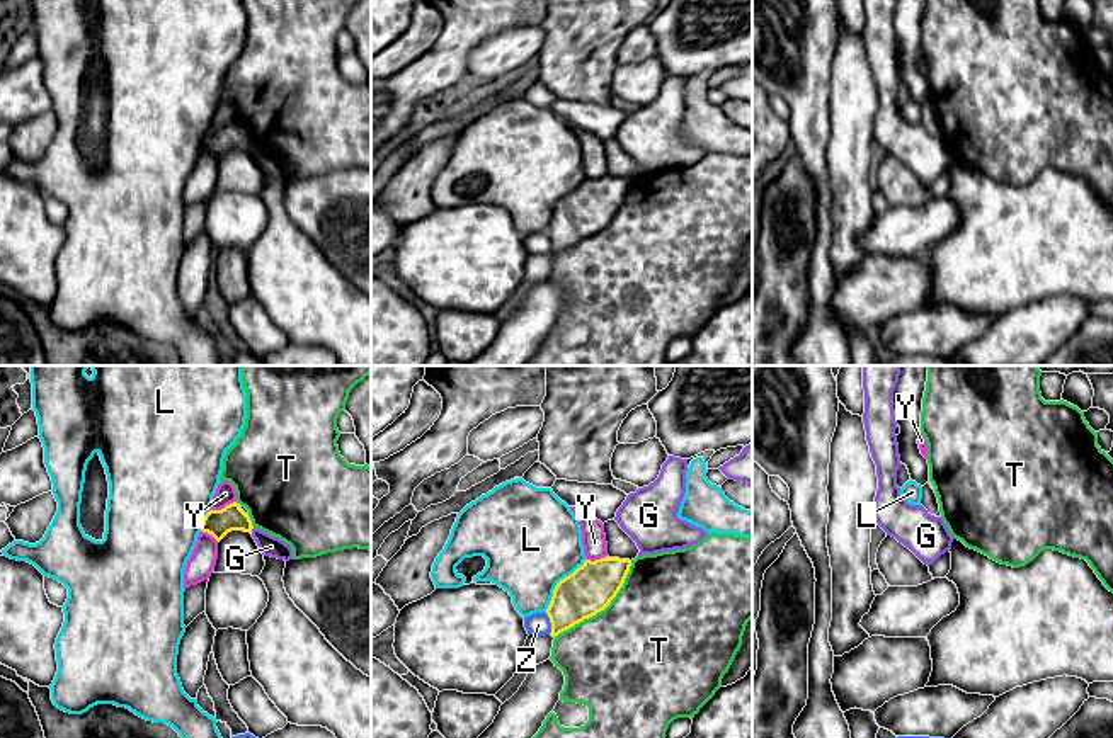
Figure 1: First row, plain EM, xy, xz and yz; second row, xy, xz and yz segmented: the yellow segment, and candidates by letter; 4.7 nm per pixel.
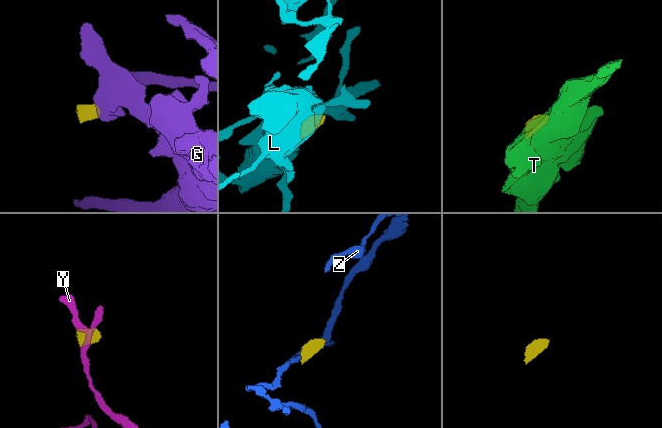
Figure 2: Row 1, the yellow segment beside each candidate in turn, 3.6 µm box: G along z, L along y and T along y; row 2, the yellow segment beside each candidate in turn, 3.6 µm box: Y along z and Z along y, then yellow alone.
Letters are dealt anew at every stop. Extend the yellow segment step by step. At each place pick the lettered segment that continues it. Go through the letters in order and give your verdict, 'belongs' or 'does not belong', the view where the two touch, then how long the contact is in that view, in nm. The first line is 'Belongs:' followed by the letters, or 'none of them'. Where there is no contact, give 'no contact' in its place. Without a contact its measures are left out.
Belongs: none of them
G: does not belong; contact in xy; length 40 nm
L: does not belong; contact in xz; length 320 nm
T: does not belong; contact in xz; length 500 nm
Y: does not belong; contact in xy; length 140 nm
Z: does not belong; contact in xz; length 110 nm

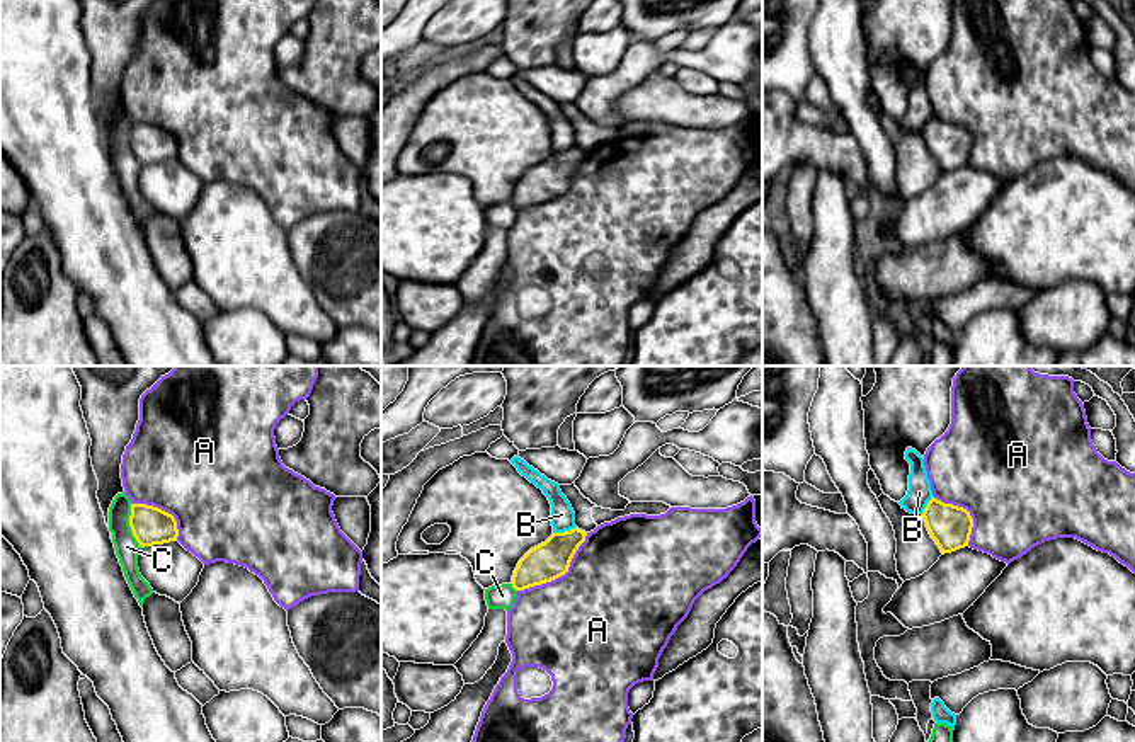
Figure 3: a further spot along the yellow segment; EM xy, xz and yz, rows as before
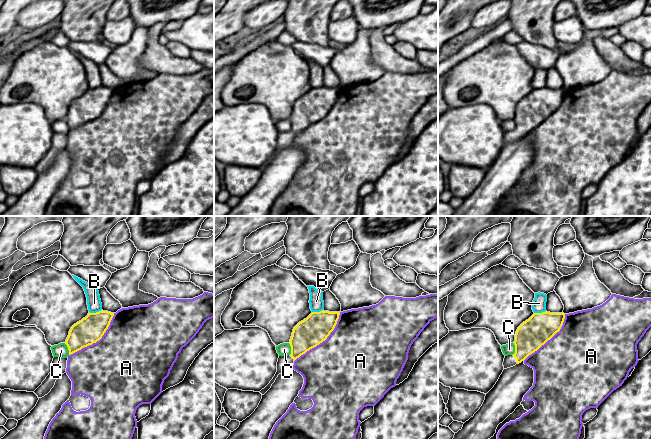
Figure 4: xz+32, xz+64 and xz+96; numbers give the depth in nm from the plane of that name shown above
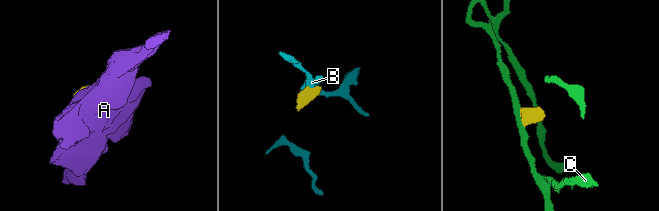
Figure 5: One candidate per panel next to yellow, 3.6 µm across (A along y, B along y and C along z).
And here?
Belongs: none of them
A: does not belong; contact in xz; length 440 nm
B: does not belong; contact in xz; length 120 nm
C: does not belong; contact in xy; length 220 nm

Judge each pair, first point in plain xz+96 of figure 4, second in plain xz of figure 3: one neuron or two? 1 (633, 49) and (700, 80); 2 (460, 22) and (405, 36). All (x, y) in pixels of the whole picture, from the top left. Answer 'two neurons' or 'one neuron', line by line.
1: one neuron
2: one neuron

